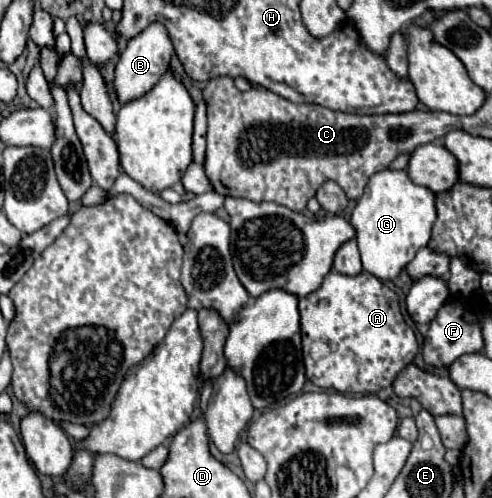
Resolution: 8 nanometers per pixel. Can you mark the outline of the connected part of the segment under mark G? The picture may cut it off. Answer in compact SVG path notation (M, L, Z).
M383 169L375 173L351 213L363 269L381 281L393 281L399 277L415 253L429 243L433 221L435 195L427 187L415 185L405 171Z

